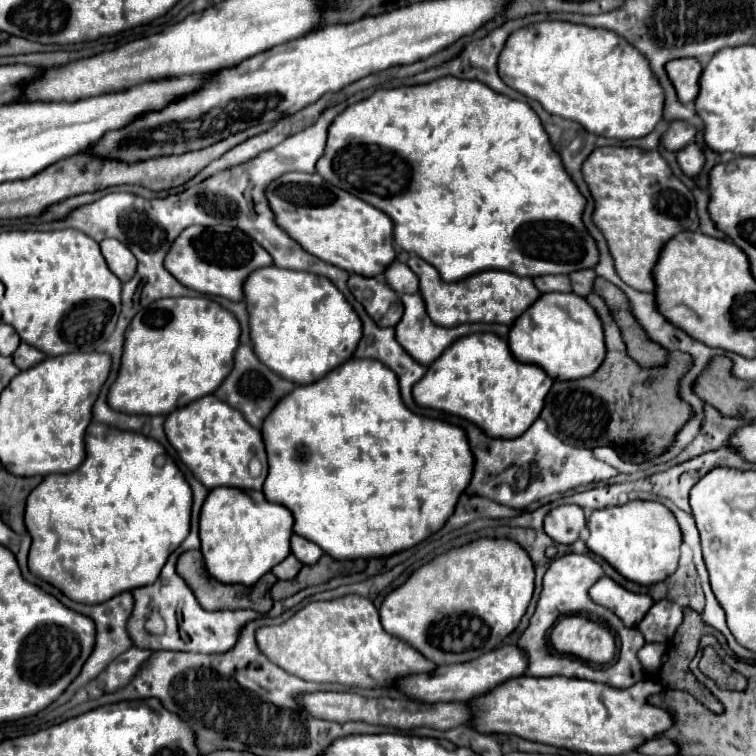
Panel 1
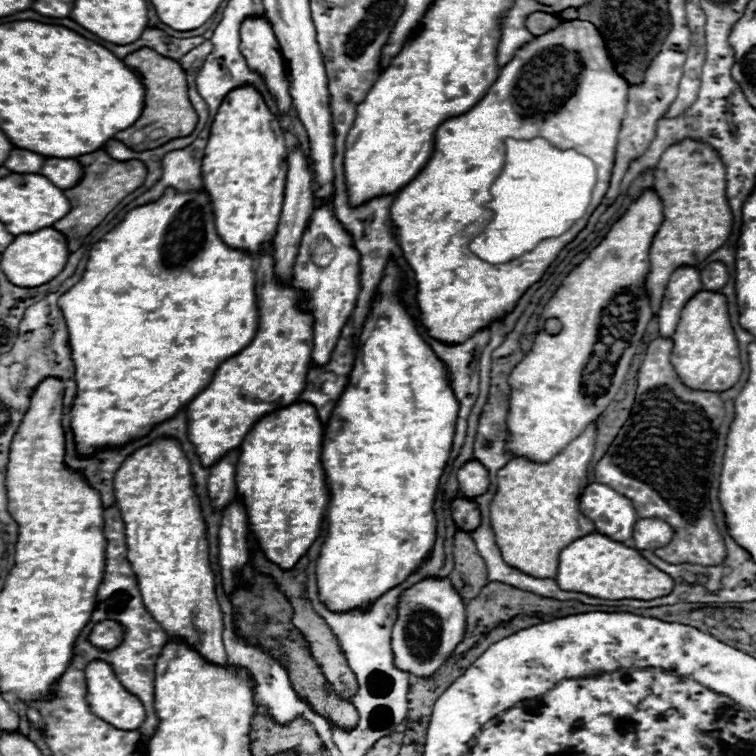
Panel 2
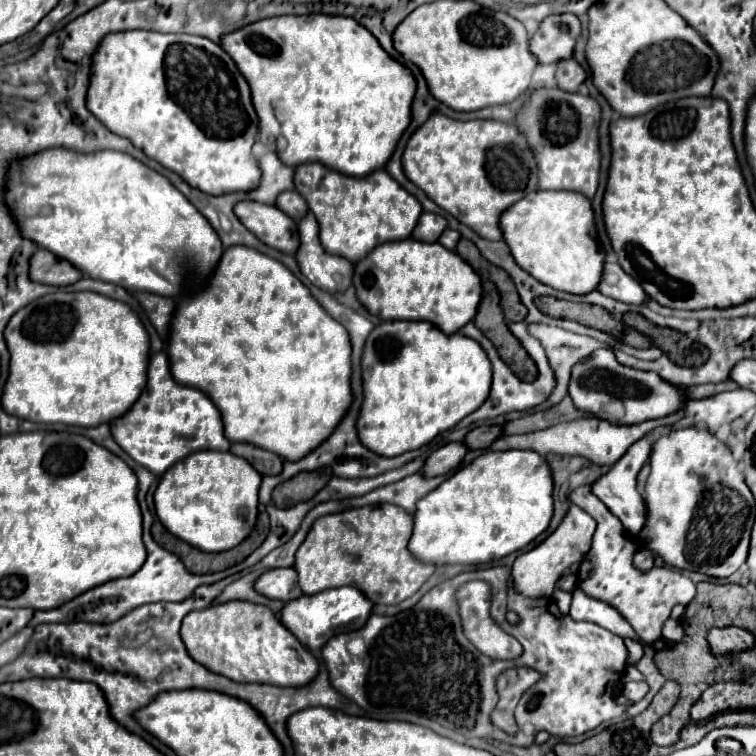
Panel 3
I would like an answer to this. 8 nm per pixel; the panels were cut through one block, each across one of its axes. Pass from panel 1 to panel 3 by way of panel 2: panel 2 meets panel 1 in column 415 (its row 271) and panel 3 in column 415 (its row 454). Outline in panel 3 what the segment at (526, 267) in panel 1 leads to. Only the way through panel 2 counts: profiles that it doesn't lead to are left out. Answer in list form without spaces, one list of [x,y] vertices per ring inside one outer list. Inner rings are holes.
[[[310,14],[310,16],[274,16],[274,18],[264,18],[260,22],[252,22],[248,26],[238,28],[236,32],[228,32],[222,36],[220,46],[224,46],[224,50],[228,50],[230,58],[236,62],[240,74],[244,74],[250,90],[252,90],[252,102],[254,102],[254,110],[260,118],[260,130],[258,130],[258,140],[272,152],[276,152],[280,156],[280,160],[292,168],[304,164],[304,162],[322,162],[326,166],[330,166],[332,170],[346,174],[346,176],[366,176],[378,168],[384,168],[388,162],[388,156],[392,156],[396,142],[400,140],[402,132],[408,128],[410,124],[410,106],[412,106],[412,98],[416,92],[416,80],[412,76],[412,72],[396,62],[394,58],[390,58],[386,54],[386,50],[380,46],[378,38],[366,28],[360,26],[354,18],[348,16],[326,16],[326,14]]]

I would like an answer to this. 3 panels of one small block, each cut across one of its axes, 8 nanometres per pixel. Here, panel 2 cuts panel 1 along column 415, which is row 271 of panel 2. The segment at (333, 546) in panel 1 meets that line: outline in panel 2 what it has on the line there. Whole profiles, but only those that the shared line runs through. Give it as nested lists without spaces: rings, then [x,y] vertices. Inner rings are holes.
[[[562,20],[558,28],[536,36],[530,44],[522,46],[514,60],[500,70],[498,80],[490,86],[490,92],[470,110],[466,116],[458,116],[454,120],[446,120],[442,128],[436,132],[436,146],[430,162],[422,168],[422,172],[402,188],[394,204],[390,208],[390,218],[396,224],[396,240],[414,270],[414,278],[418,284],[416,302],[420,308],[422,326],[434,340],[444,344],[460,344],[474,336],[474,332],[490,326],[494,320],[502,320],[508,316],[522,294],[536,284],[546,268],[556,260],[560,250],[576,238],[576,234],[586,226],[590,212],[594,212],[608,186],[614,168],[614,152],[618,146],[618,132],[622,126],[622,116],[626,108],[628,88],[626,82],[614,72],[610,58],[606,56],[606,46],[600,32],[590,22]],[[546,138],[558,148],[574,148],[586,156],[590,156],[598,170],[596,188],[592,192],[592,202],[588,206],[588,214],[582,220],[576,220],[574,226],[558,238],[542,240],[534,250],[510,260],[508,264],[488,264],[470,252],[468,242],[490,222],[492,212],[486,210],[486,204],[492,200],[490,186],[498,178],[504,164],[504,140],[532,140]]]

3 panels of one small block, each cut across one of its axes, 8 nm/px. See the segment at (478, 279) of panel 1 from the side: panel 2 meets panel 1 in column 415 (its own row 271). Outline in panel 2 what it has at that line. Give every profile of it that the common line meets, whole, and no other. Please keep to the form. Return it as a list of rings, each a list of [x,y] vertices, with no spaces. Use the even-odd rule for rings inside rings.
[[[264,244],[262,254],[256,258],[256,300],[258,300],[258,330],[254,340],[236,356],[222,362],[210,382],[190,404],[186,410],[188,420],[188,436],[194,444],[196,454],[204,468],[212,468],[218,460],[222,460],[228,452],[240,448],[244,436],[252,430],[252,426],[266,414],[286,408],[294,404],[306,386],[306,374],[310,370],[310,352],[312,352],[312,328],[310,316],[298,312],[298,292],[294,288],[278,288],[274,284],[274,260],[272,260],[272,244]]]

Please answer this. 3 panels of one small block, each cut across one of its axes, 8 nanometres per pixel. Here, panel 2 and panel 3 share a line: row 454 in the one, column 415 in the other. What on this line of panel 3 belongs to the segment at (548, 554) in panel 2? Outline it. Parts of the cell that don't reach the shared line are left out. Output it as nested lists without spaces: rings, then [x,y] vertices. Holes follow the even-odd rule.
[[[362,506],[362,508],[352,508],[336,514],[322,516],[314,522],[310,528],[306,540],[302,542],[300,550],[296,552],[296,572],[300,576],[298,584],[304,594],[318,594],[328,588],[340,588],[340,586],[354,586],[360,592],[366,594],[374,604],[400,604],[402,600],[410,598],[420,590],[420,586],[432,576],[434,564],[420,562],[414,558],[414,554],[408,550],[408,540],[412,536],[414,528],[414,516],[400,510],[398,506]]]

